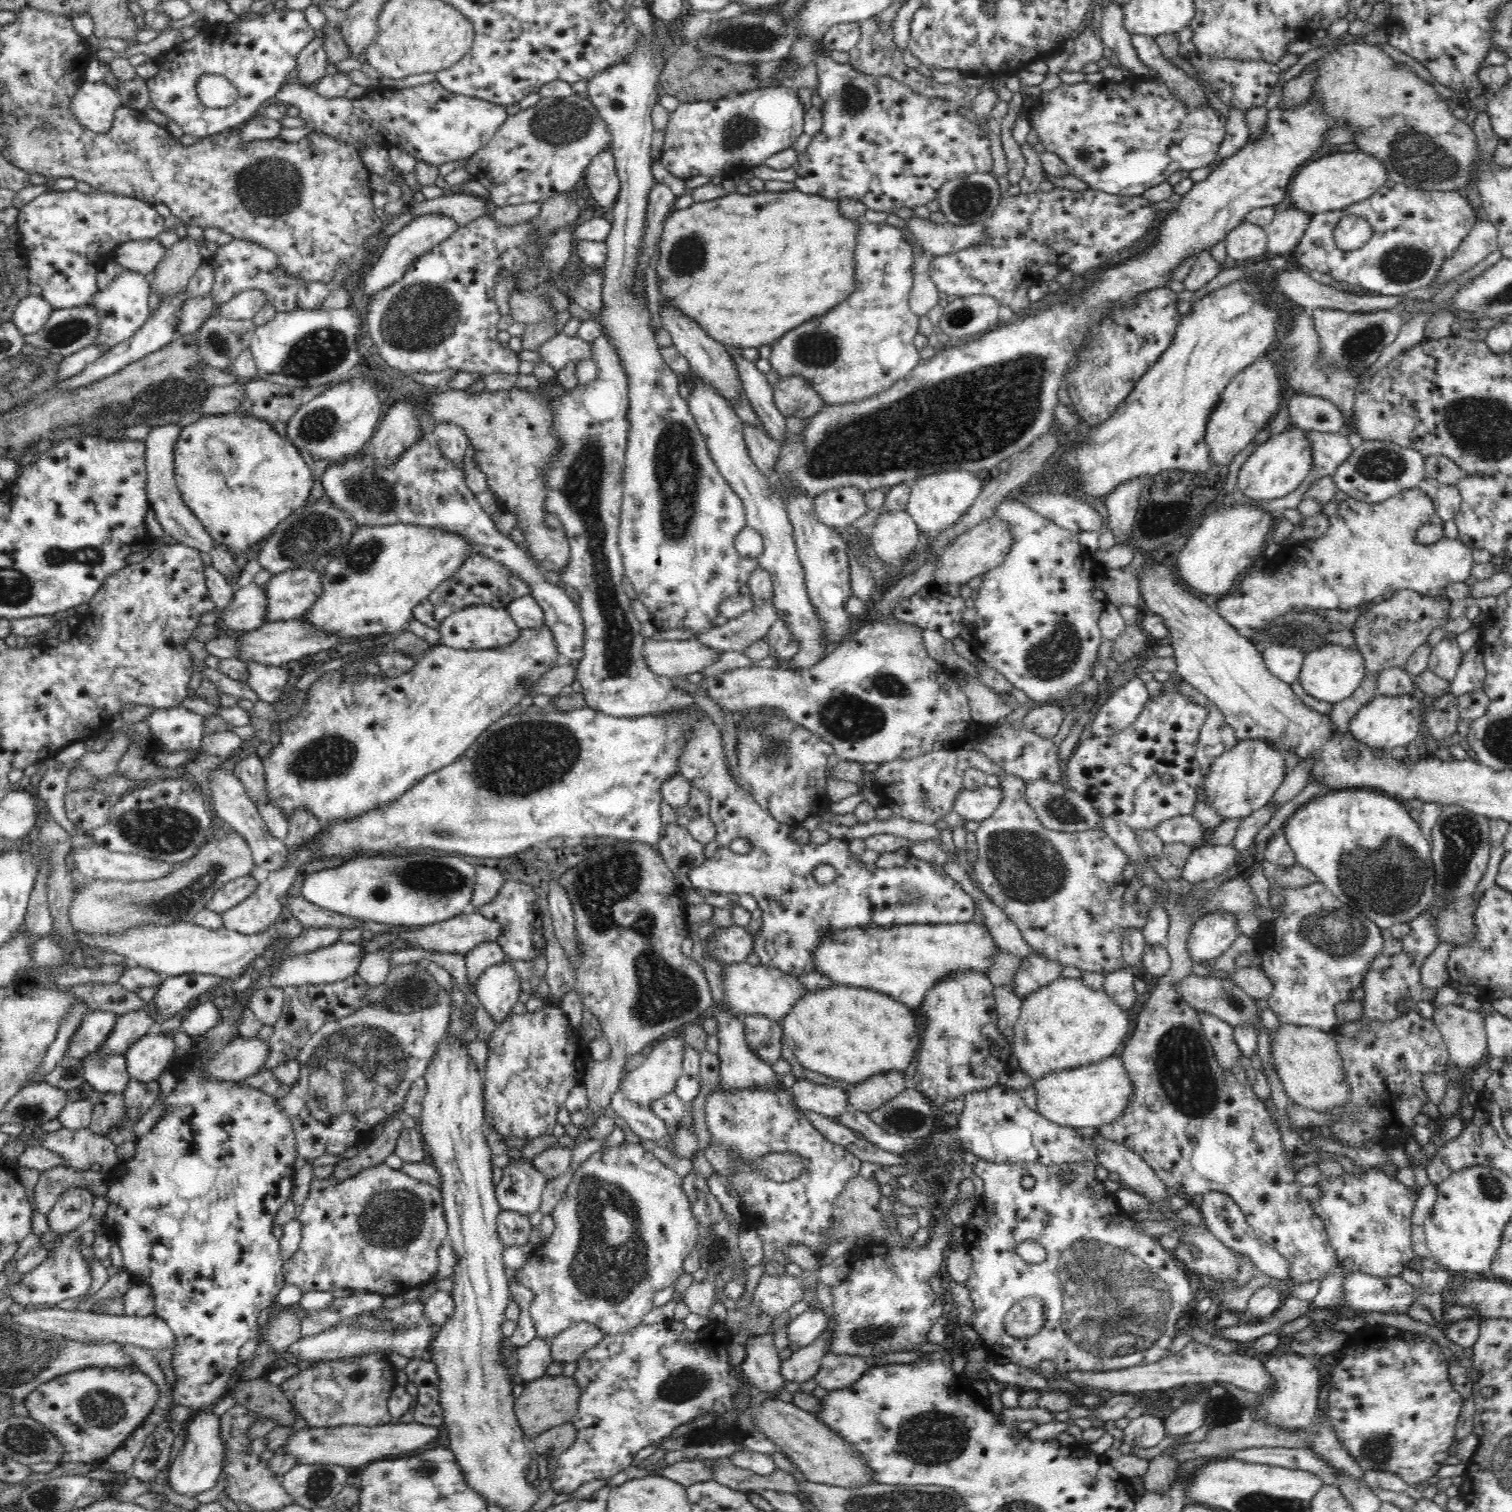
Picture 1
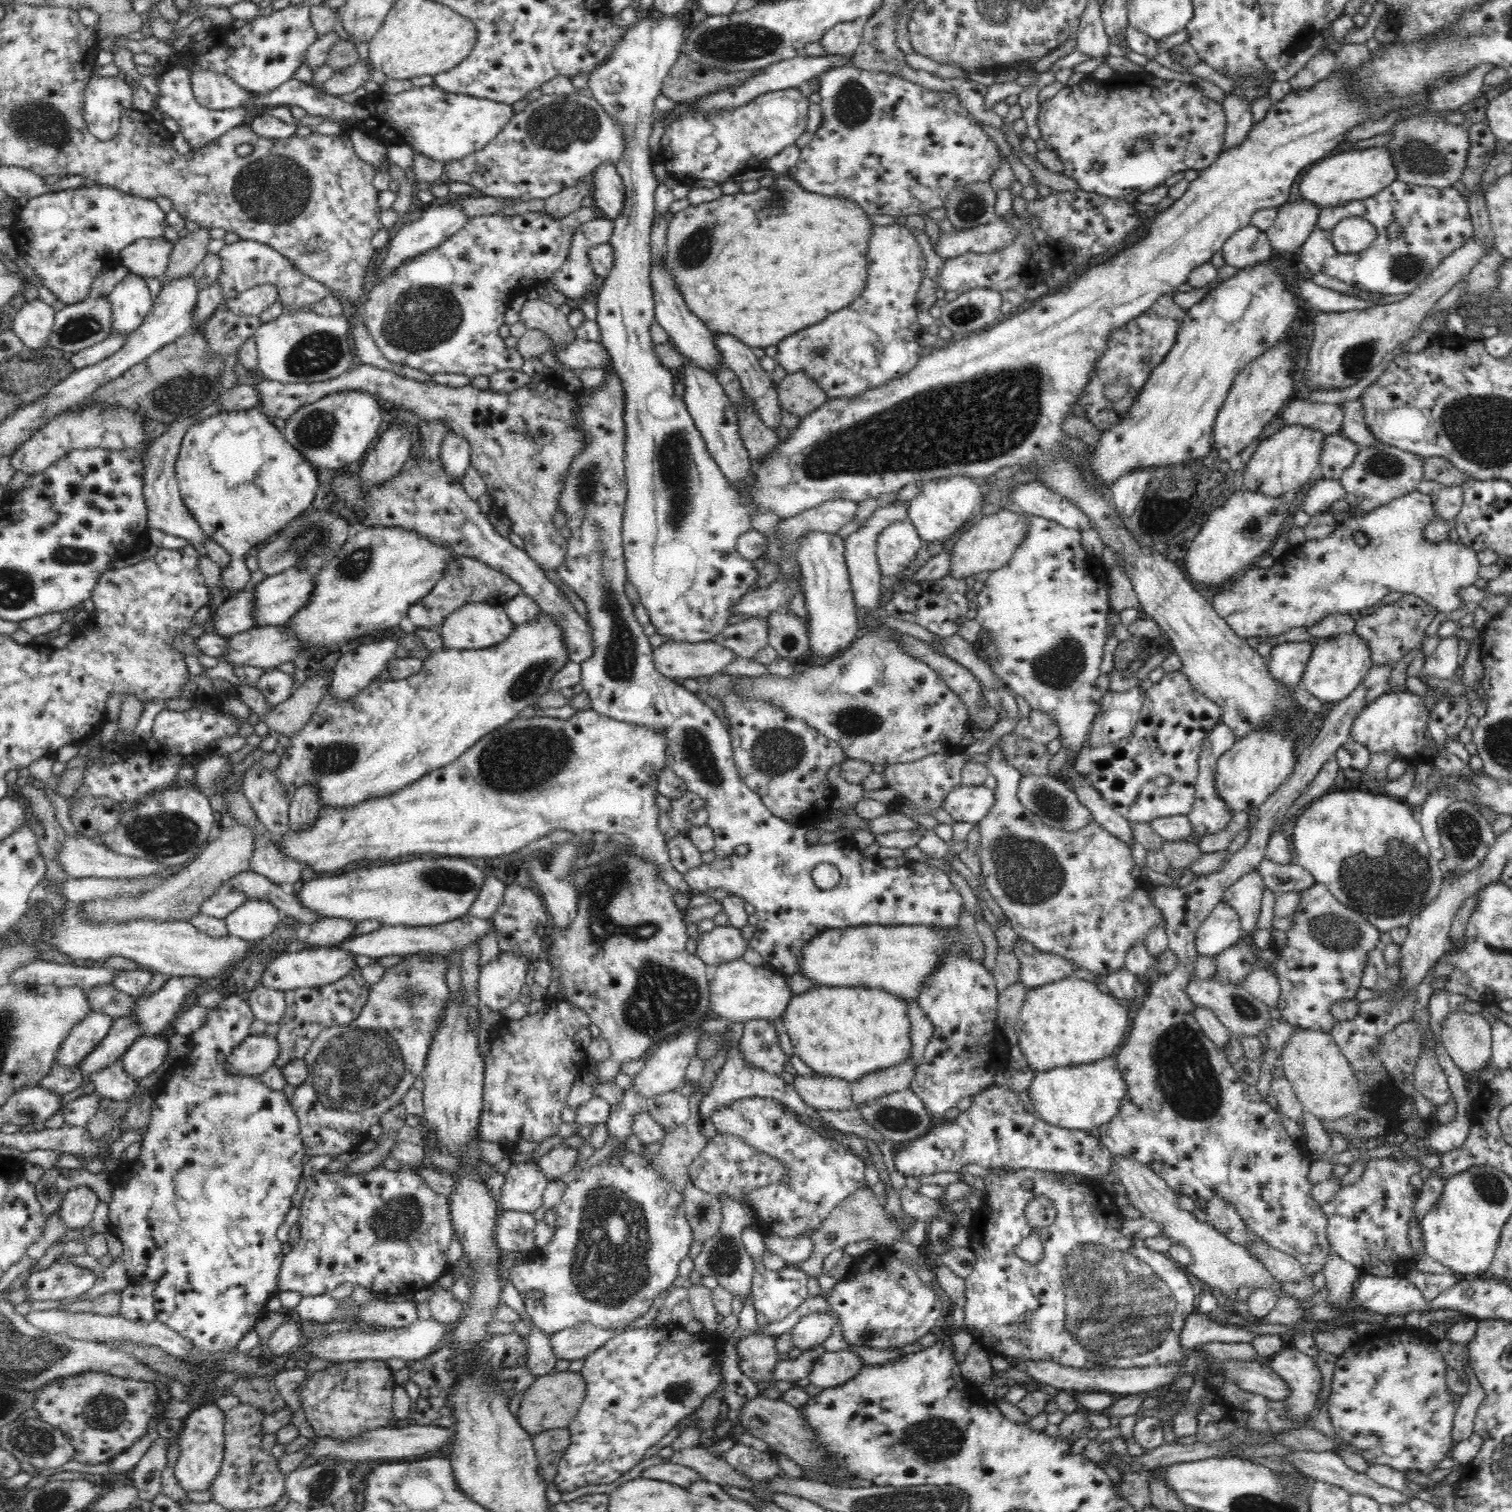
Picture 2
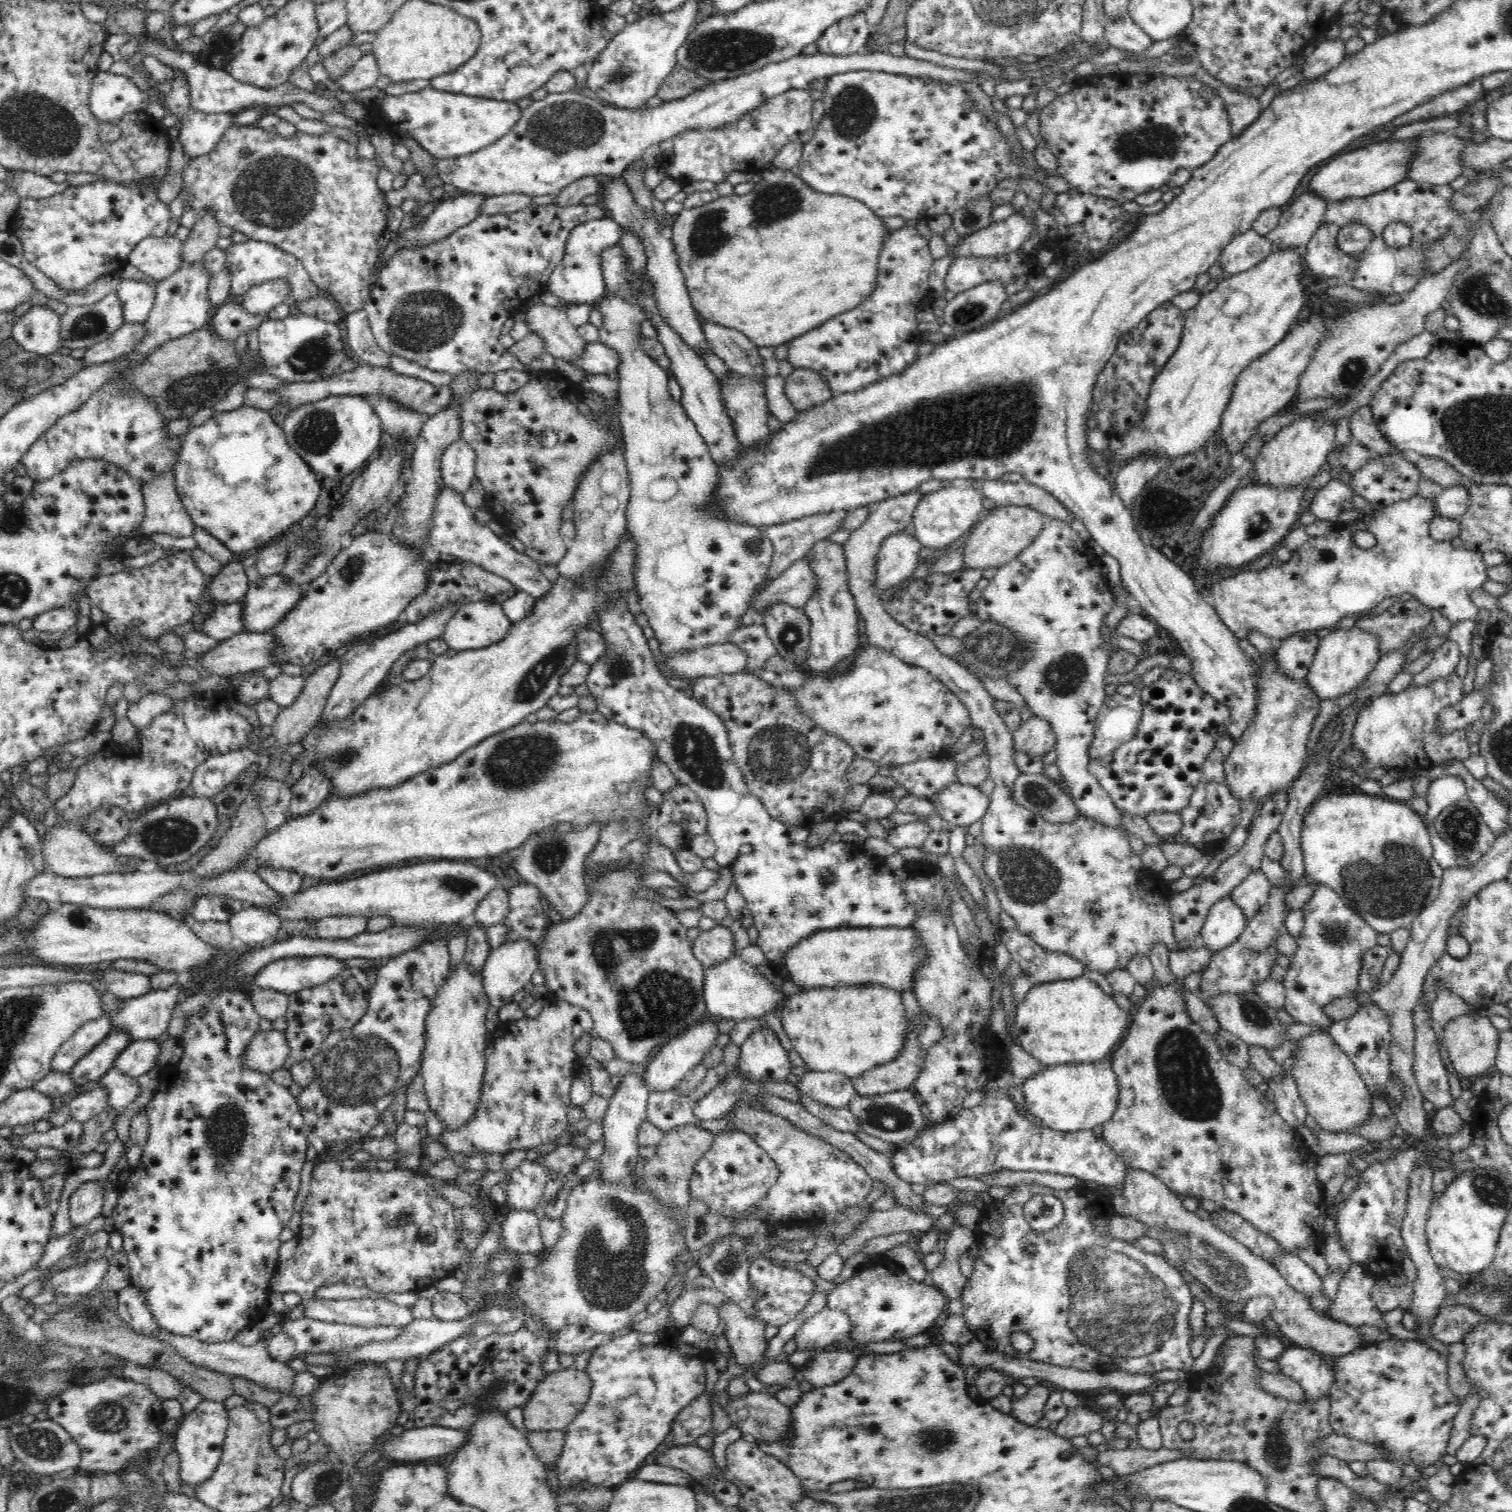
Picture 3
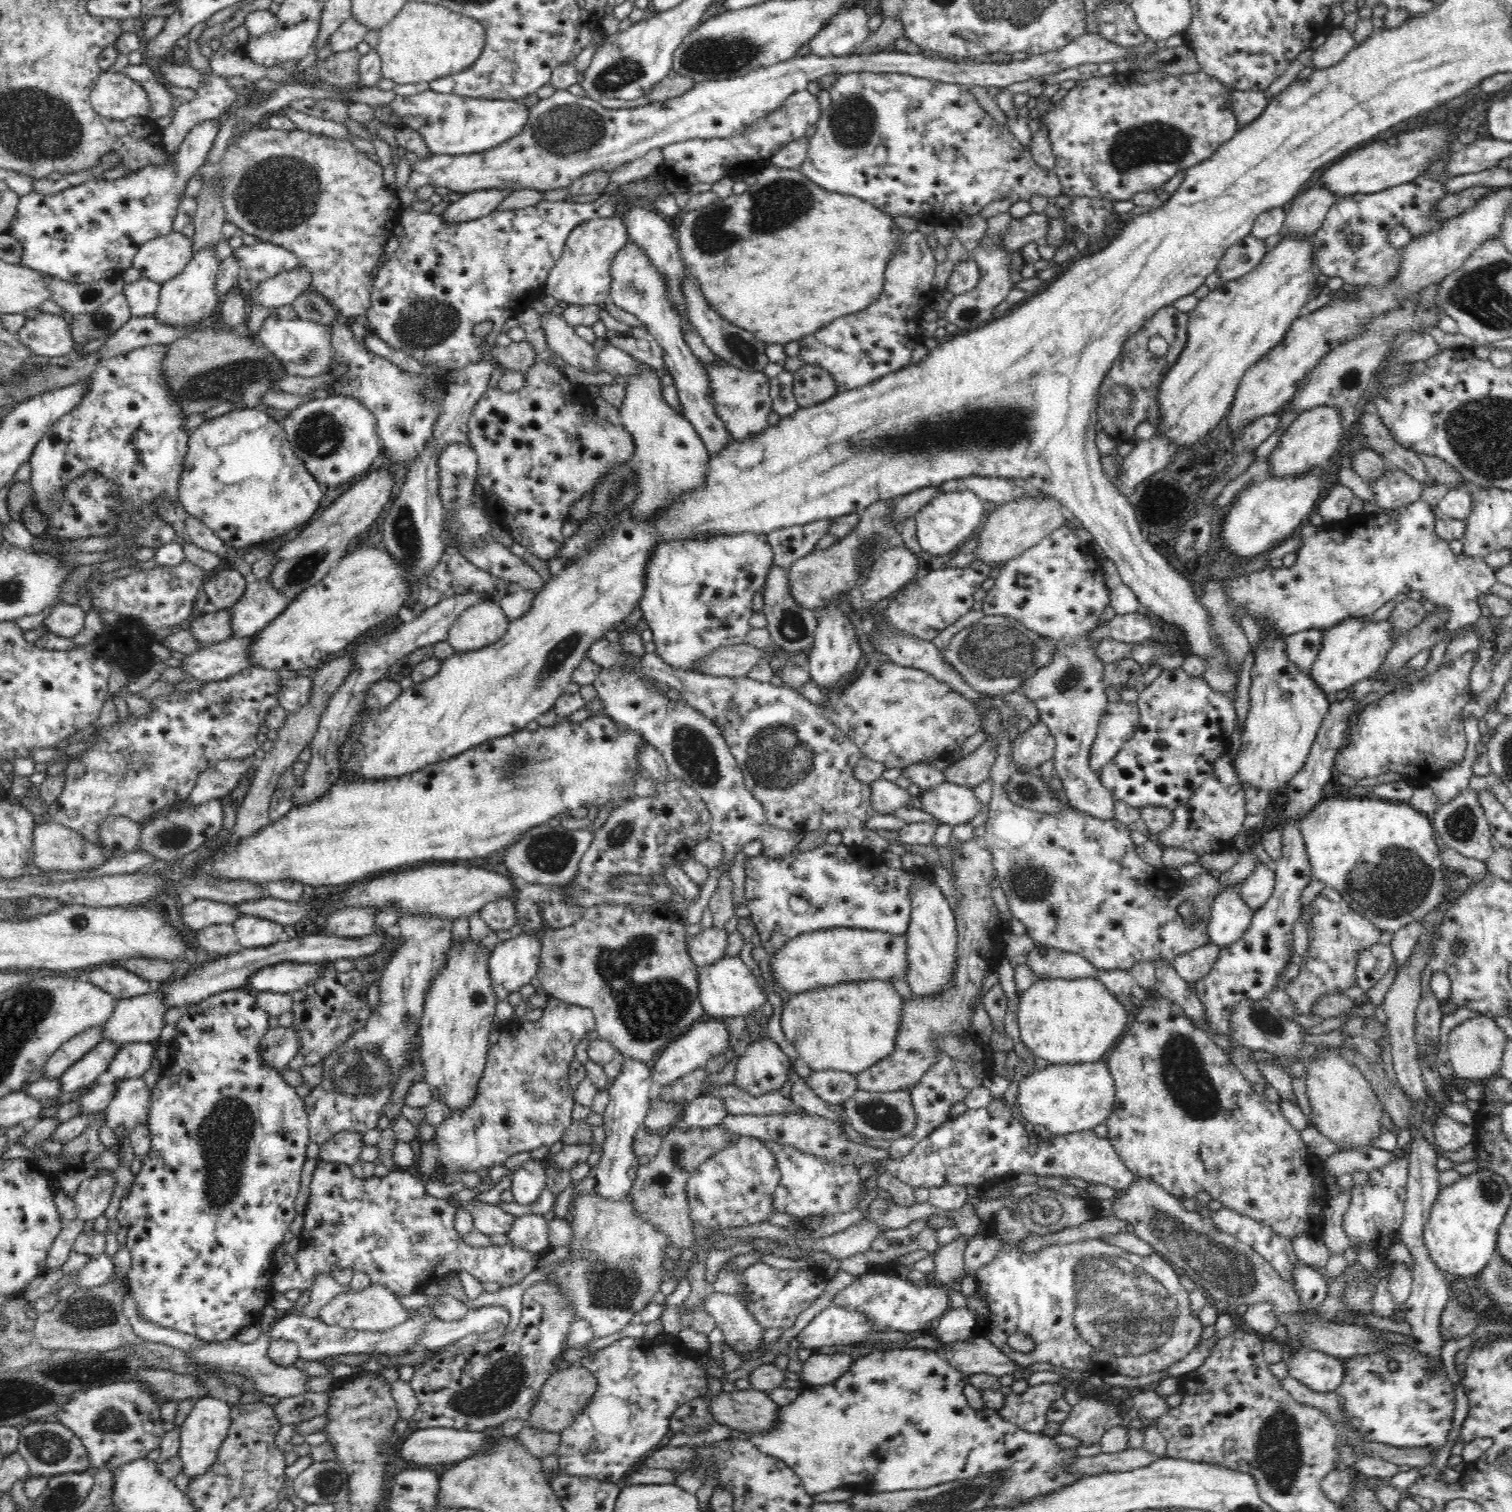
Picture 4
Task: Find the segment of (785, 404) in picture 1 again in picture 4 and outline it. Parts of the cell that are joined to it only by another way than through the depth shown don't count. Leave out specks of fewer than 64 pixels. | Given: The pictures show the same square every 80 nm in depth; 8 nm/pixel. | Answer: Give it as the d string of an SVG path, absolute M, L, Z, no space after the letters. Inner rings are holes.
M806 363L794 372L794 397L799 407L809 407L836 396L836 381L830 372L818 365Z

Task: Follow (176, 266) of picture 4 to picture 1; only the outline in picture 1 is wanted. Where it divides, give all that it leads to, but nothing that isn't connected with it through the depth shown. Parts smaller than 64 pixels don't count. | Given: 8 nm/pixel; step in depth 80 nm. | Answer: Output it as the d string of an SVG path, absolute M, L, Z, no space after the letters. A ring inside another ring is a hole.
M158 237L146 240L130 240L114 248L114 260L126 270L140 272L150 277L164 258L164 247Z

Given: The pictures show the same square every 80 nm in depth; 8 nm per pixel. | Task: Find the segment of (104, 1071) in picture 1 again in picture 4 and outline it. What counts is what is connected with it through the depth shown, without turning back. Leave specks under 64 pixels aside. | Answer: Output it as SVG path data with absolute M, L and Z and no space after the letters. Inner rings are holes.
M130 1078L117 1080L118 1092L114 1094L114 1098L105 1108L105 1124L114 1131L114 1134L120 1140L119 1147L122 1144L121 1139L131 1139L131 1135L139 1125L148 1124L148 1112L150 1112L150 1104L152 1104L152 1091L148 1089L148 1085L144 1078Z

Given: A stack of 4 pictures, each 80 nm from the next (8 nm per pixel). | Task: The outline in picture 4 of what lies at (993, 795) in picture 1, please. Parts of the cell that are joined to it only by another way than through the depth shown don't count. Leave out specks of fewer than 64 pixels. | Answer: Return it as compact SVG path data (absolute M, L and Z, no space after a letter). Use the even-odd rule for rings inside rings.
M946 782L920 792L922 810L943 824L970 822L984 805L976 801L972 788Z

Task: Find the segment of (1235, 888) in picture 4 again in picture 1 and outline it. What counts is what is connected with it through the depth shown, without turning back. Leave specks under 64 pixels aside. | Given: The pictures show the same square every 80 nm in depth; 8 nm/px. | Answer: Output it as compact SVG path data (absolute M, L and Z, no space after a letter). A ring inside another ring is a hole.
M1212 911L1204 915L1190 930L1188 953L1192 961L1213 961L1224 954L1238 938L1234 913Z

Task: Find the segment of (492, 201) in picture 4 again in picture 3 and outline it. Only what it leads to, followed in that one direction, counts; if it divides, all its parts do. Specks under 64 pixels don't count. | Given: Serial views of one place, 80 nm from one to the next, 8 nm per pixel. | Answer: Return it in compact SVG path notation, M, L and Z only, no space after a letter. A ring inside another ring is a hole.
M459 193L447 201L440 201L424 224L412 226L404 232L396 244L397 250L417 249L450 236L458 228L482 215L480 206L488 195L482 193Z

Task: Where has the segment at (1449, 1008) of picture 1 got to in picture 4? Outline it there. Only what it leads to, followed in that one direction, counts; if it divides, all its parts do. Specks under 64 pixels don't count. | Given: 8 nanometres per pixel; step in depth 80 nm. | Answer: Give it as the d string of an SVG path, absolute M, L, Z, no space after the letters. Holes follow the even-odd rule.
M1487 1015L1476 1016L1462 1022L1449 1033L1448 1053L1449 1064L1454 1069L1454 1077L1468 1079L1473 1082L1485 1082L1490 1077L1500 1075L1504 1052L1508 1045L1508 1036L1504 1030Z

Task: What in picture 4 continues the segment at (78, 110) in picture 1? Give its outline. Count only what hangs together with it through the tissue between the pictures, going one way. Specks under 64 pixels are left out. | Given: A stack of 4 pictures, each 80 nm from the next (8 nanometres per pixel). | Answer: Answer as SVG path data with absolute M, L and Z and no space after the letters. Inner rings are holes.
M106 71L98 78L91 93L94 111L106 118L117 121L128 118L149 118L152 104L148 92L122 74Z

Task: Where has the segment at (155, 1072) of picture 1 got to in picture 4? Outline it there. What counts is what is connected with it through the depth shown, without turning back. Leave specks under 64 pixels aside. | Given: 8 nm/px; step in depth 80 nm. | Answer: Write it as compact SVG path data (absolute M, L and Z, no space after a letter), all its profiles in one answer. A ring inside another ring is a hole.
M154 1043L124 1044L114 1053L108 1072L116 1080L142 1077L150 1069L156 1051Z

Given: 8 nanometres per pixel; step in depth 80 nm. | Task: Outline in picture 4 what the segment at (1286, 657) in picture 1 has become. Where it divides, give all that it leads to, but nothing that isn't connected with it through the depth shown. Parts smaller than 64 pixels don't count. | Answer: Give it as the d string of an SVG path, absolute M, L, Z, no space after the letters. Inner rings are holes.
M1312 629L1285 637L1289 660L1300 671L1310 671L1323 644L1324 631Z

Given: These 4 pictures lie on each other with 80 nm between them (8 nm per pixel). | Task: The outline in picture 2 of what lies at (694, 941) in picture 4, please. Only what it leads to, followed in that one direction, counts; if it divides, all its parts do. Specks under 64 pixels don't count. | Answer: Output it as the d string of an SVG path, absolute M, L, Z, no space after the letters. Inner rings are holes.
M727 924L700 934L696 954L706 964L719 965L742 958L748 946L740 929Z

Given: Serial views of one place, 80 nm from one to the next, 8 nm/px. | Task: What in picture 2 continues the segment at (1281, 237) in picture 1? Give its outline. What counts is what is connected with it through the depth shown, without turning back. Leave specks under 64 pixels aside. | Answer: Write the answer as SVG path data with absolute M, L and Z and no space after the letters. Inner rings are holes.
M1302 197L1281 205L1276 222L1265 232L1274 253L1294 252L1296 248L1302 248L1318 222L1321 209L1316 203Z

